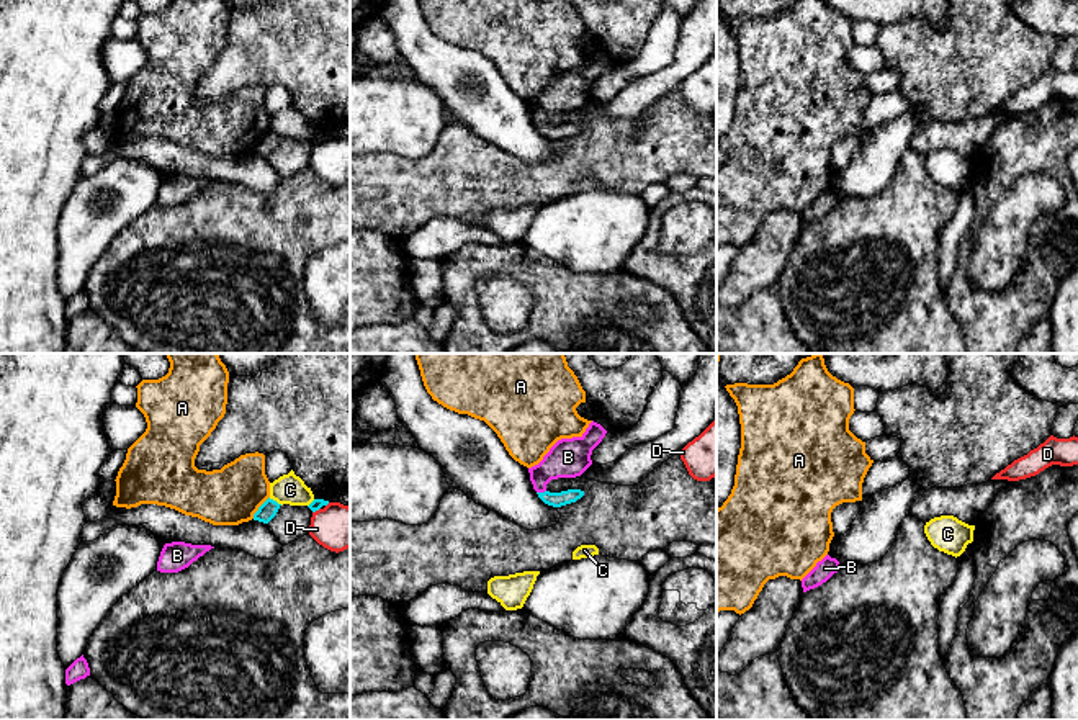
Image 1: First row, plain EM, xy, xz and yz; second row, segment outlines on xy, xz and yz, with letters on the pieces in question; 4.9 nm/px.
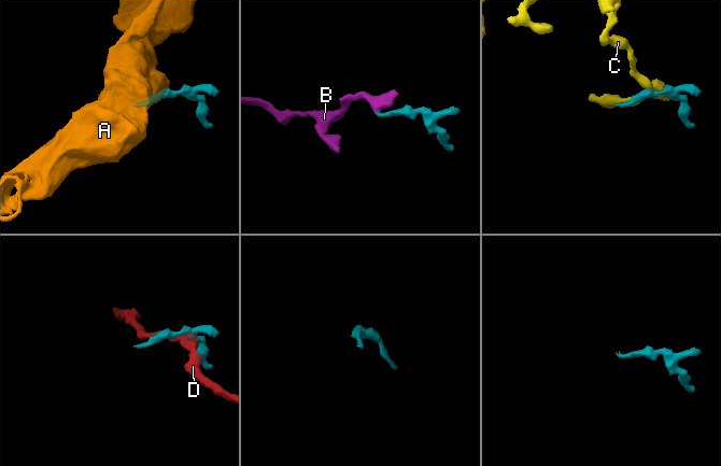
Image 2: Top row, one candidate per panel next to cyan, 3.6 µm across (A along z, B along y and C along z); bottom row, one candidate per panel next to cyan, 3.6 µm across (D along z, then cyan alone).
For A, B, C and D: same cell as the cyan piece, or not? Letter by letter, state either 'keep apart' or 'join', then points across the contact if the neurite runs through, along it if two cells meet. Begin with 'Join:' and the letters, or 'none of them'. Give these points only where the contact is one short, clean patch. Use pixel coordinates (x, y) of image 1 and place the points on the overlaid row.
Join: B
A: keep apart; border along xy (269, 496), (252, 517)
B: join; runs through xz (556, 499), (540, 493), (540, 481), (568, 457)
C: keep apart
D: keep apart; border along xy (319, 508), (313, 512)

